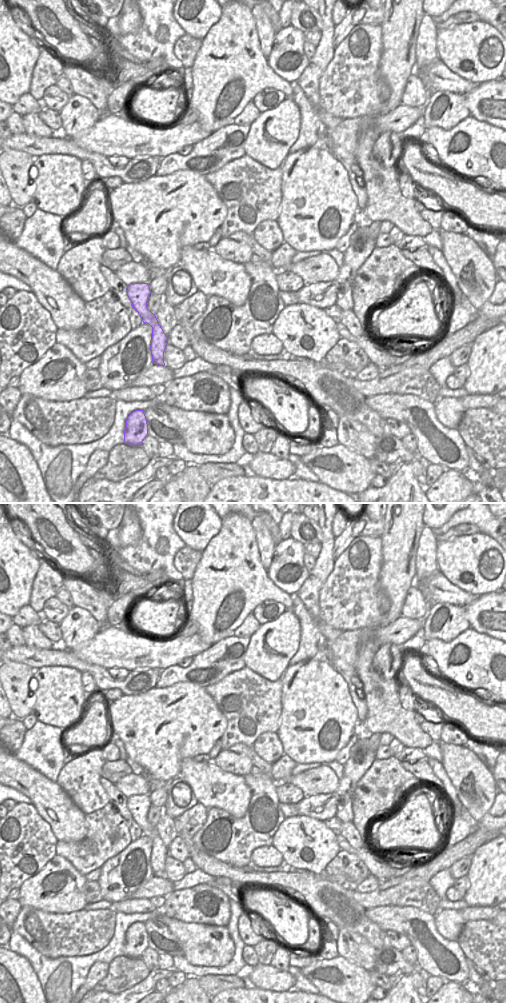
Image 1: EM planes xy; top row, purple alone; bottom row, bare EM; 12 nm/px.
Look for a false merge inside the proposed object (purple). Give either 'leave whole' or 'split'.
leave whole

